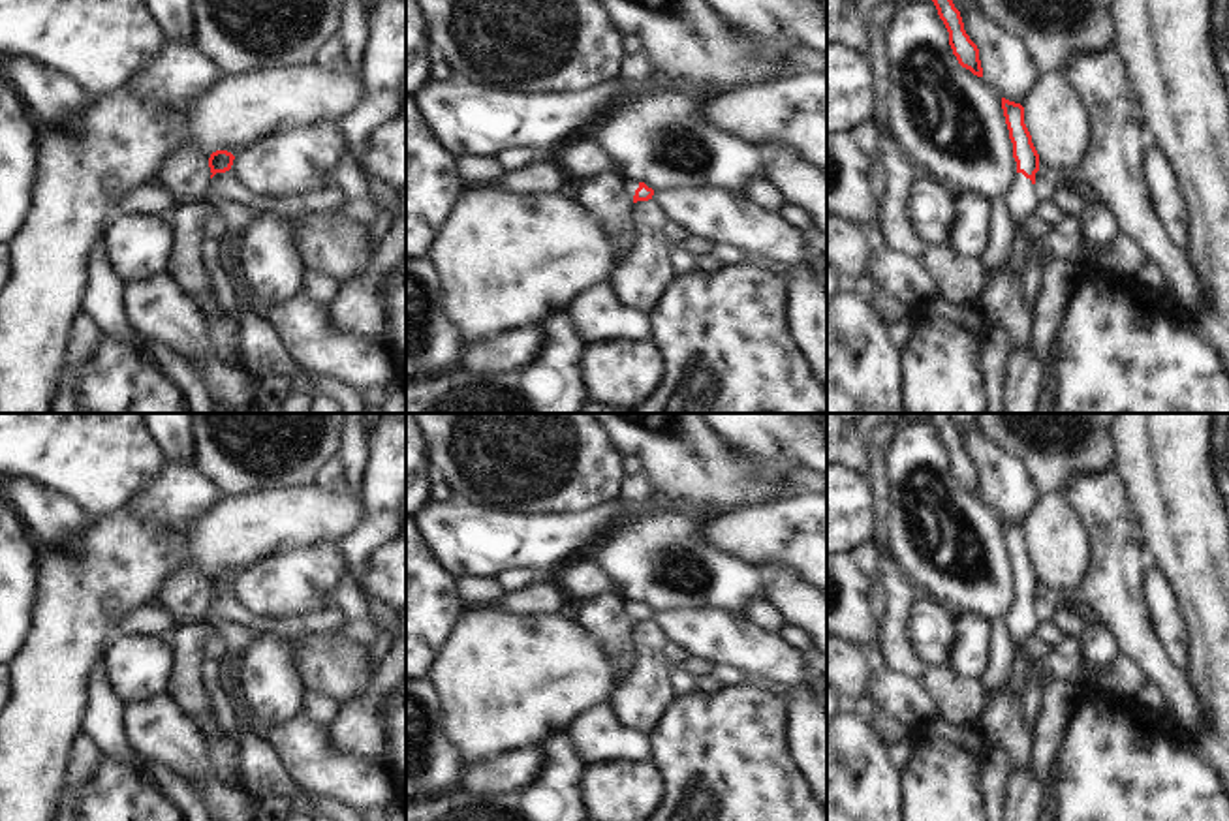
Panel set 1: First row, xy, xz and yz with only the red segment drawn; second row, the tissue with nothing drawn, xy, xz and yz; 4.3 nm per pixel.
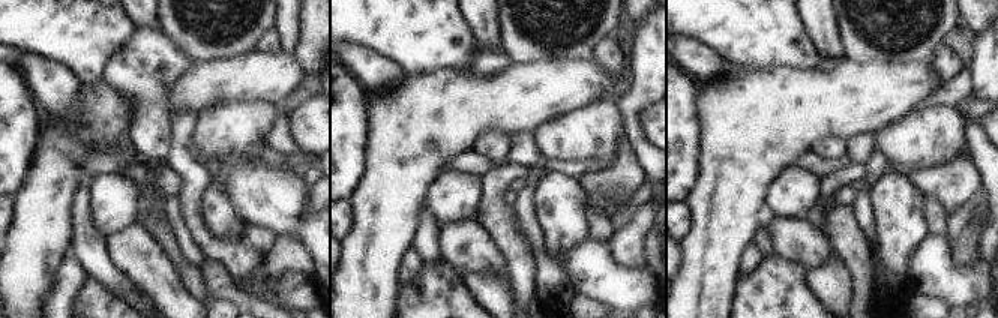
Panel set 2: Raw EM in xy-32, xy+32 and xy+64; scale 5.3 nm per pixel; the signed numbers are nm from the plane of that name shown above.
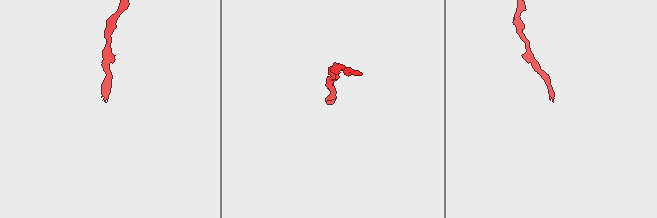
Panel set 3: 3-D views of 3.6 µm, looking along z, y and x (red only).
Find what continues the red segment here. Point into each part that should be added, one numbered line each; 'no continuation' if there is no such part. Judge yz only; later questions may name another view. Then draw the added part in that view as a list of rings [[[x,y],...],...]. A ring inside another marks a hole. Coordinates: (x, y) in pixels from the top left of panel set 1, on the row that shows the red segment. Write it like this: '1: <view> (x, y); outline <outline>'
1: yz (1023, 201); outline [[[1017,173],[1013,190],[1007,195],[1005,205],[1017,227],[1017,235],[1013,239],[1011,269],[1015,276],[1024,278],[1024,271],[1028,267],[1035,242],[1026,233],[1026,222],[1037,216],[1043,203],[1037,197],[1032,180],[1026,178],[1022,173]]]

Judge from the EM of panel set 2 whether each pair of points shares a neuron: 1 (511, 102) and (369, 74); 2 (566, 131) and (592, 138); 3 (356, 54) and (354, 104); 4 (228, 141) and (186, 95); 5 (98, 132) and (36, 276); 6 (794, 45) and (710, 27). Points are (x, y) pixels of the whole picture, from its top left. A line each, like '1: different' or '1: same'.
1: different
2: same
3: different
4: different
5: same
6: same

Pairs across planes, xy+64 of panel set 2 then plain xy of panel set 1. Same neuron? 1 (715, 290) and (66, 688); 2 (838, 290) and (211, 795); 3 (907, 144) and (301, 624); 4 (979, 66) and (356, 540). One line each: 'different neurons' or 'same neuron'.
1: same neuron
2: different neurons
3: different neurons
4: same neuron

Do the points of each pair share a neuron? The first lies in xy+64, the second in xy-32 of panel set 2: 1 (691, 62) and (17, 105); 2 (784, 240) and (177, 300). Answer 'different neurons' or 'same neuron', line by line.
1: different neurons
2: same neuron

